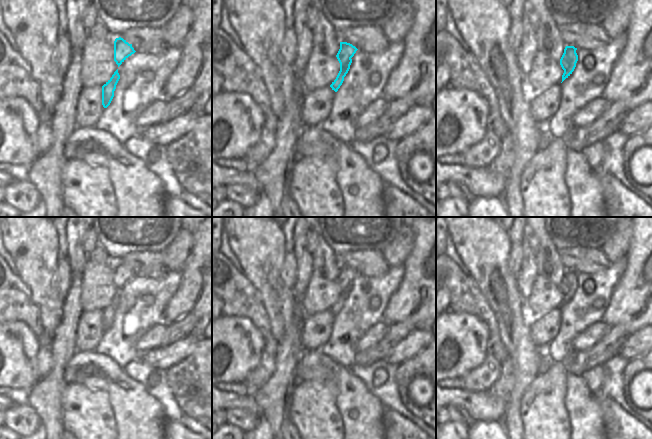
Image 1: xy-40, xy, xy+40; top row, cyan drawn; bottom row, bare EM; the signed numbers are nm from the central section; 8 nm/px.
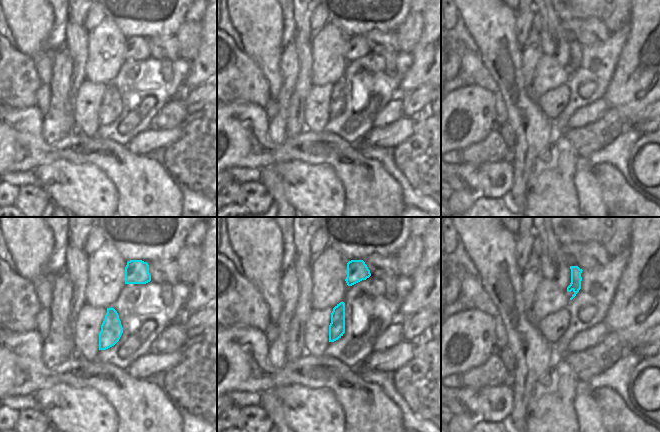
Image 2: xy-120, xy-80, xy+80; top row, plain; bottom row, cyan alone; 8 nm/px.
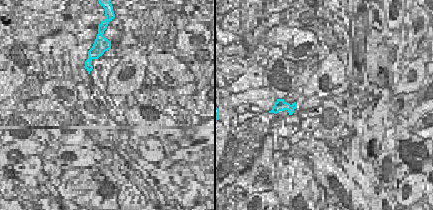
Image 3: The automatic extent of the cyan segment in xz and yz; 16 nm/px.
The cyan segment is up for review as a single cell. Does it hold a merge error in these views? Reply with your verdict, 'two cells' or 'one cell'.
two cells

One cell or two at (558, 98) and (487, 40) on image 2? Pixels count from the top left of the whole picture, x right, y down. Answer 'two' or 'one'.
two

